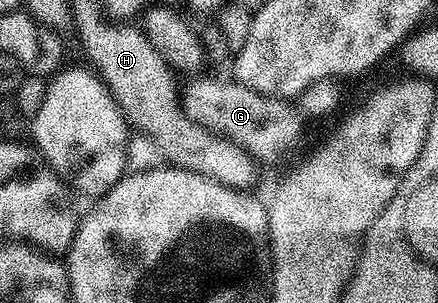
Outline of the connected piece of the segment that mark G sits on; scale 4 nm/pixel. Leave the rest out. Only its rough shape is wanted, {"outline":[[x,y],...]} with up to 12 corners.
{"outline":[[235,80],[182,86],[183,114],[257,163],[301,123],[285,99]]}

